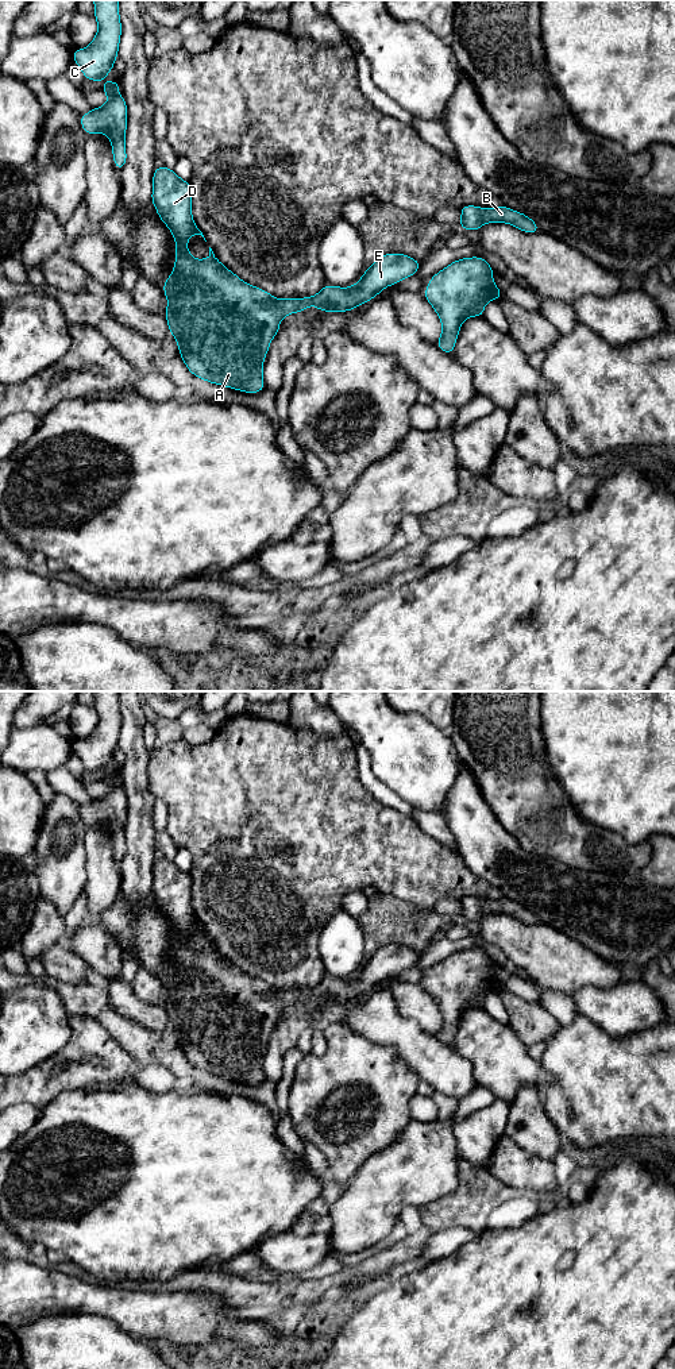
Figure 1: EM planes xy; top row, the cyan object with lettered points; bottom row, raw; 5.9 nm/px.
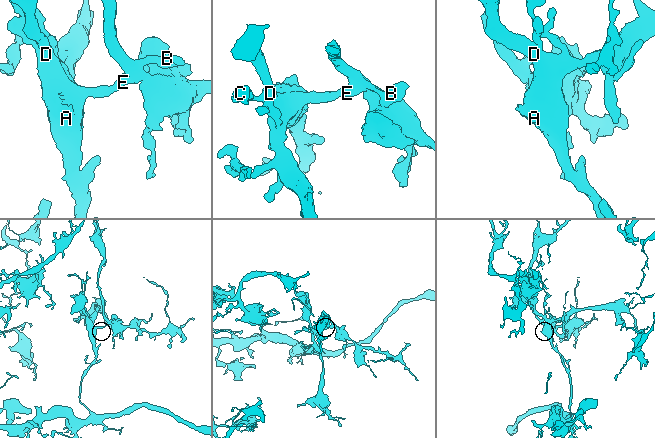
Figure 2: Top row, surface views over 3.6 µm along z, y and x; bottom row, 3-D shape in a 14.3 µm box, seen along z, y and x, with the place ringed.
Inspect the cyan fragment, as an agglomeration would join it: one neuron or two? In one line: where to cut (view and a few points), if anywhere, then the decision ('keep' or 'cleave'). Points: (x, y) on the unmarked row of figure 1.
no cut; keep

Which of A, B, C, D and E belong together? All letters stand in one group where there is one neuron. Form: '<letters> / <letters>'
A B C D E

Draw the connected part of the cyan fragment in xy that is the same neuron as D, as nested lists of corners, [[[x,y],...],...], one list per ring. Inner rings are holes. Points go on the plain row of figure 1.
[[[159,857],[153,865],[151,892],[161,911],[176,930],[176,955],[162,979],[167,987],[165,1009],[169,1023],[178,1034],[180,1046],[188,1061],[207,1073],[223,1076],[246,1084],[259,1084],[266,1077],[262,1068],[263,1050],[269,1044],[271,1030],[279,1022],[282,1009],[316,996],[319,1003],[348,1003],[378,987],[383,979],[398,975],[402,969],[414,967],[420,952],[405,945],[385,945],[379,948],[350,979],[324,977],[316,987],[279,991],[258,977],[251,977],[221,956],[212,940],[207,950],[194,950],[186,933],[192,926],[202,926],[192,909],[192,878],[182,872],[173,860]],[[225,1010],[234,1013],[228,1025],[220,1023]]]

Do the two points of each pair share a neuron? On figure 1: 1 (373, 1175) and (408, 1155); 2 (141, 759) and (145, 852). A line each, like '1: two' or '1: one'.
1: one
2: one

